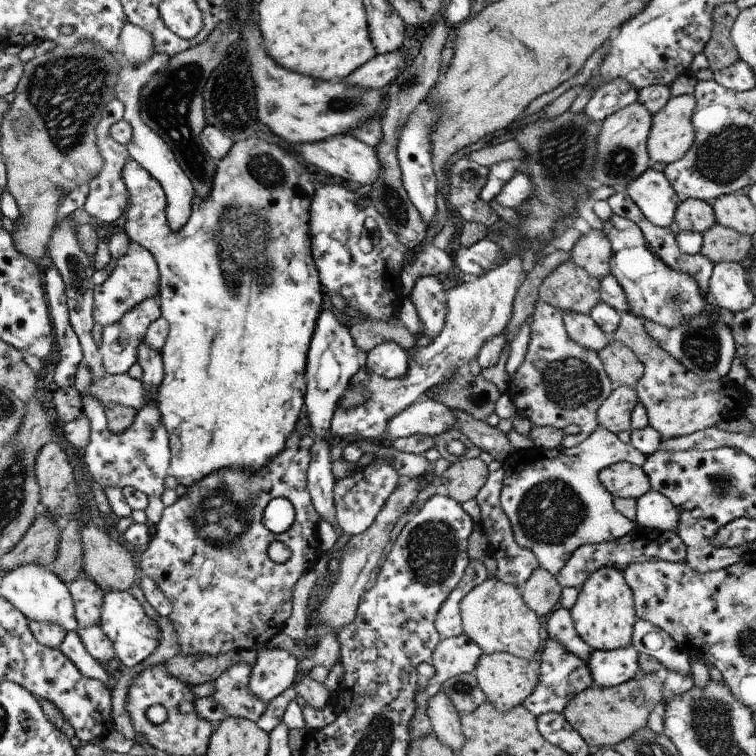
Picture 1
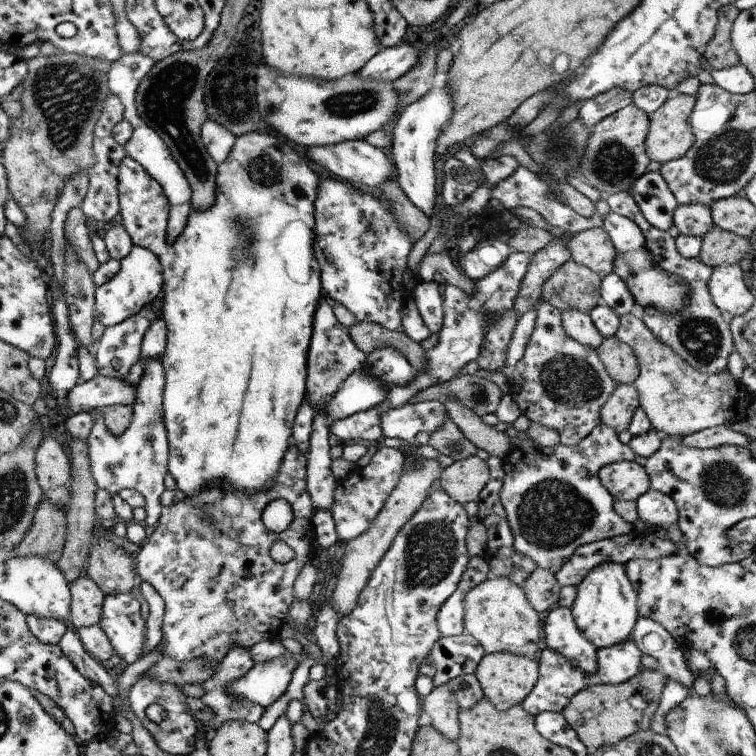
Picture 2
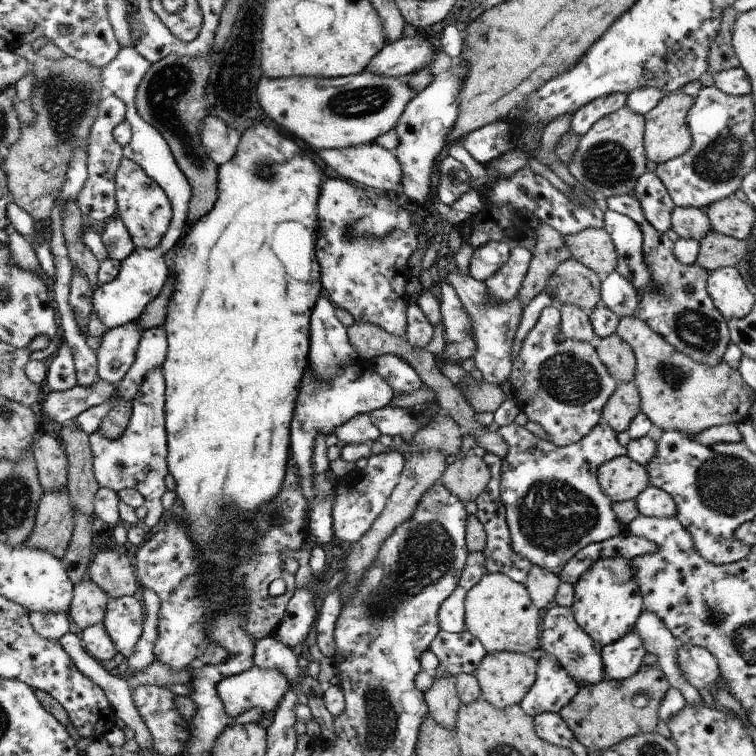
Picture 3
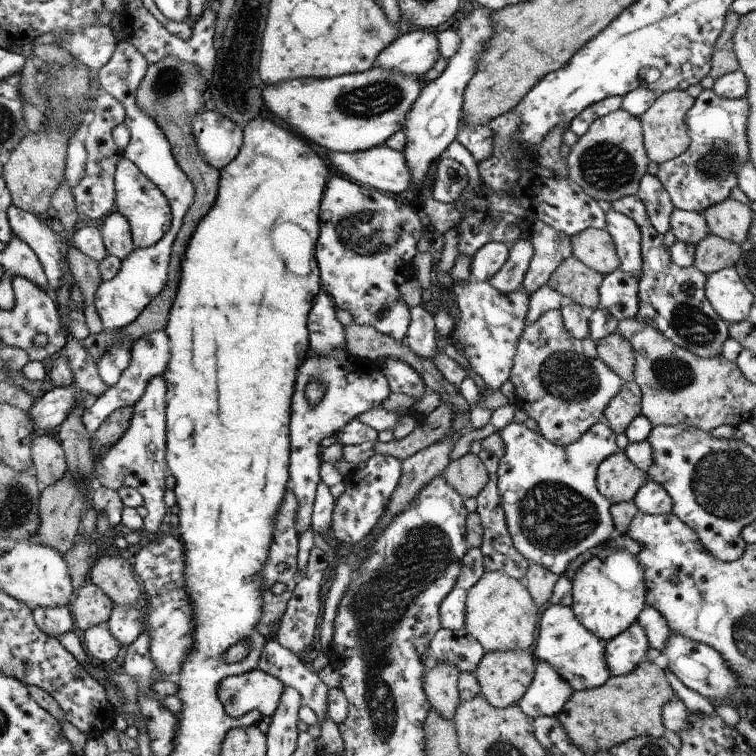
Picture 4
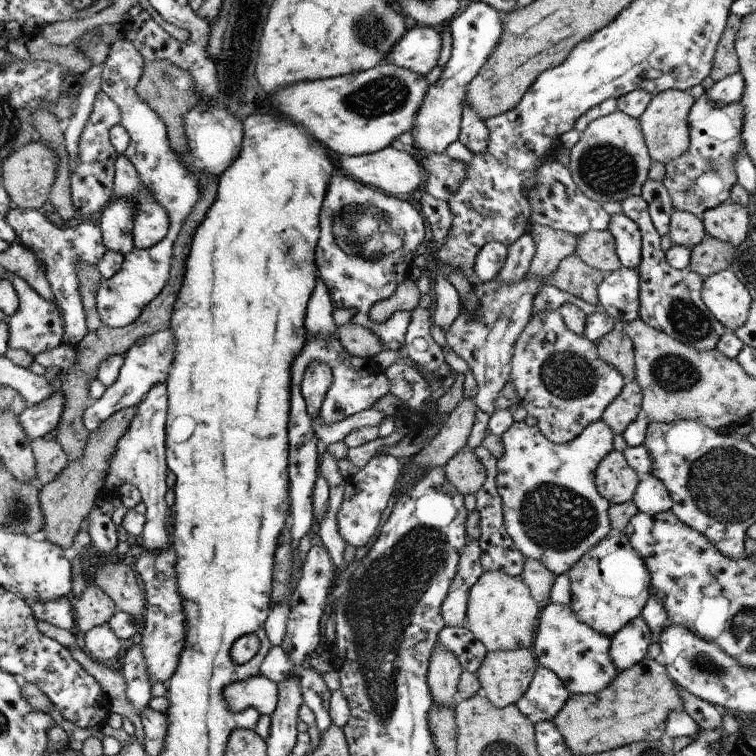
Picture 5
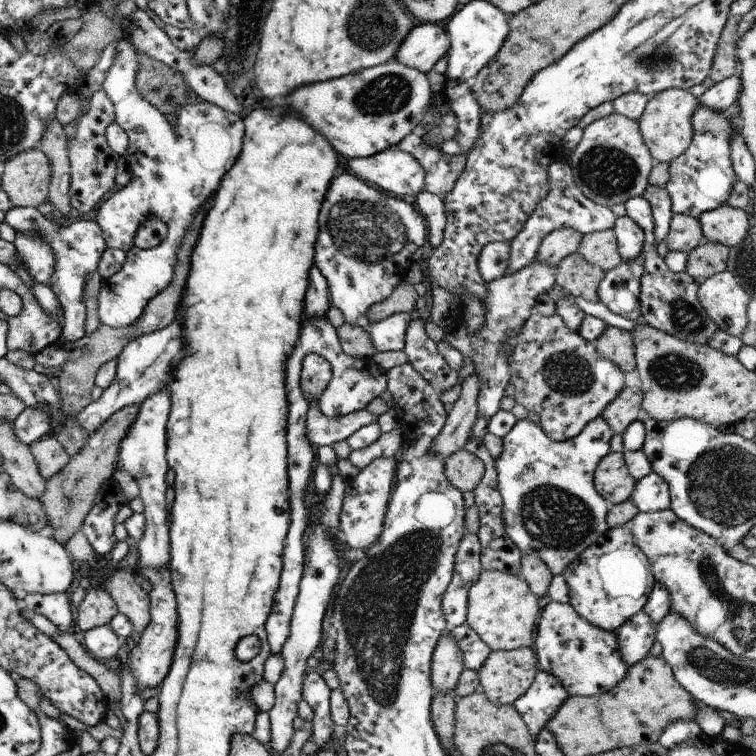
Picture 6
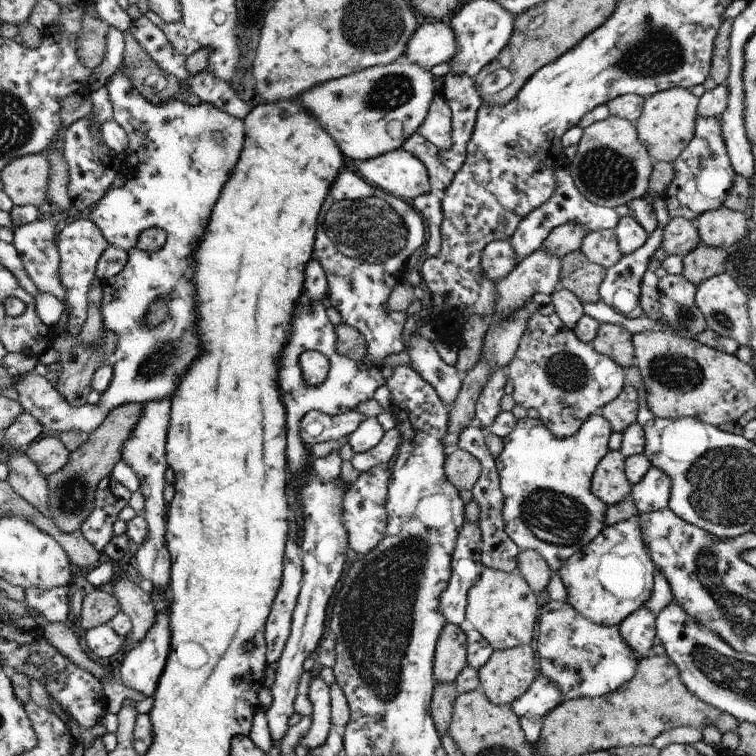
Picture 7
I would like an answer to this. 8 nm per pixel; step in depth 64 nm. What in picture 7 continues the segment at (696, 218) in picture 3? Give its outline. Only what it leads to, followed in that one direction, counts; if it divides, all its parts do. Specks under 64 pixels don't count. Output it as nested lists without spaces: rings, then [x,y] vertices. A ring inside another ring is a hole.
[[[672,217],[664,227],[661,248],[667,255],[685,257],[701,244],[695,223],[684,217]]]

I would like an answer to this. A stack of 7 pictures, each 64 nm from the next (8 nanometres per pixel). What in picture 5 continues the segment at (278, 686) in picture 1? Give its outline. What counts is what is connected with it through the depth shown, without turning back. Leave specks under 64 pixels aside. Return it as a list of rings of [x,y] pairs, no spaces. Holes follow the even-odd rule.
[[[262,673],[231,682],[223,690],[228,708],[235,713],[255,708],[261,715],[270,716],[277,709],[278,695],[278,683]]]

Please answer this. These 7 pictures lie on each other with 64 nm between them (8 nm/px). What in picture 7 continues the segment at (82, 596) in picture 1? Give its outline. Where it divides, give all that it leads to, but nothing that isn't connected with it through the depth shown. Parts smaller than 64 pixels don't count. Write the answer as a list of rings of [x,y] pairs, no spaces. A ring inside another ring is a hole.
[[[96,588],[83,598],[81,614],[76,624],[85,632],[106,624],[121,611],[119,602],[109,589]]]

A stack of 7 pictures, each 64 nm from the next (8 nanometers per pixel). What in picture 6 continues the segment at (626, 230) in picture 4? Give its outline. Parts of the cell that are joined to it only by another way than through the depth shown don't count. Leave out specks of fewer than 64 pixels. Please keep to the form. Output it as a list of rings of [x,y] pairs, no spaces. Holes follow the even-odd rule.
[[[628,215],[618,217],[611,229],[615,232],[617,249],[625,263],[633,261],[641,254],[645,234],[634,219]]]

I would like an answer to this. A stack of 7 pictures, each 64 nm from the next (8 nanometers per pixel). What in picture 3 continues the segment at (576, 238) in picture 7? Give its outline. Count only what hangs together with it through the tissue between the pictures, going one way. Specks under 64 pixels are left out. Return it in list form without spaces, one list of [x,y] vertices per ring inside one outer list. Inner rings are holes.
[[[542,223],[534,230],[537,232],[537,243],[517,294],[523,307],[545,290],[550,275],[554,274],[558,266],[572,258],[559,229]]]

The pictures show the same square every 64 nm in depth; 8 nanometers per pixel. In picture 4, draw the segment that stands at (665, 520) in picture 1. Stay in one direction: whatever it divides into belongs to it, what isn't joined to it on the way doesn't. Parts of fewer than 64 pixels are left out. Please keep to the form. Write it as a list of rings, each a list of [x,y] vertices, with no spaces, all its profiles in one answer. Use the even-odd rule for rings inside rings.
[[[647,478],[633,498],[638,510],[647,515],[667,515],[673,512],[672,497],[662,485]]]

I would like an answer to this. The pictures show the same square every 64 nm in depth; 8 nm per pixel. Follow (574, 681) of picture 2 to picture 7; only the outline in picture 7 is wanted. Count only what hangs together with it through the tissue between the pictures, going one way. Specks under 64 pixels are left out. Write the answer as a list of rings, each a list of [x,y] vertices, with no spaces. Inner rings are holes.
[[[538,675],[528,690],[512,702],[511,707],[533,746],[541,735],[542,719],[562,701],[563,694],[557,684],[544,675]]]

